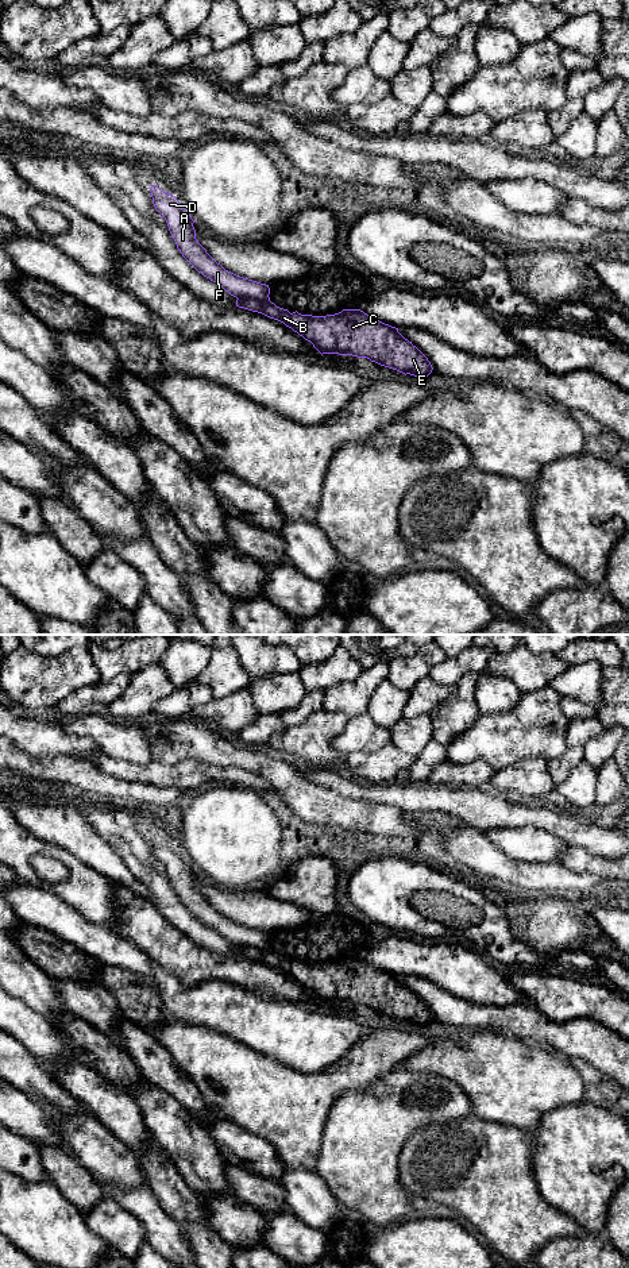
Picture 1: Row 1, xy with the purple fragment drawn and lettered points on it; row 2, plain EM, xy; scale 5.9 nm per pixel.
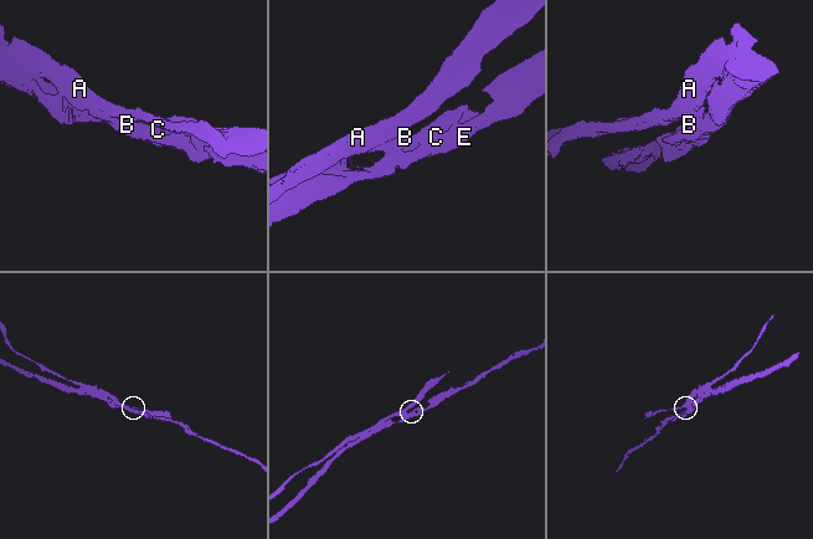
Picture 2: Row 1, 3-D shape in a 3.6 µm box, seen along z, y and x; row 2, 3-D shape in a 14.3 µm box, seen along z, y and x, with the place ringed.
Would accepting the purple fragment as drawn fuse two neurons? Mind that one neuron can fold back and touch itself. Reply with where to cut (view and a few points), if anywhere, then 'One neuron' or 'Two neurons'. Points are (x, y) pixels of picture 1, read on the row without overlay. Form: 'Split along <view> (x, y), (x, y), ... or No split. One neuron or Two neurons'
Split along xy (238, 945), (269, 949). Two neurons

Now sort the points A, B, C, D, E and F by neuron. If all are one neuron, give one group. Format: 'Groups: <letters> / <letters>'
Groups: A D F / B C E

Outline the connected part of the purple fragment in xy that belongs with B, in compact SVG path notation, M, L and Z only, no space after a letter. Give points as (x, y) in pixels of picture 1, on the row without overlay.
M238 947L236 955L262 961L283 971L323 1002L367 1006L381 1014L428 1025L433 1015L428 1006L398 976L370 966L360 957L343 957L335 963L312 964L277 955L271 949Z

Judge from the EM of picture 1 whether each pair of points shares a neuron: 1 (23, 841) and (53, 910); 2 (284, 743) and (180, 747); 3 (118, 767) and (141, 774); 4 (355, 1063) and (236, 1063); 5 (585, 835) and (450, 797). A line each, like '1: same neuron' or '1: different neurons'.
1: different neurons
2: different neurons
3: same neuron
4: same neuron
5: same neuron

